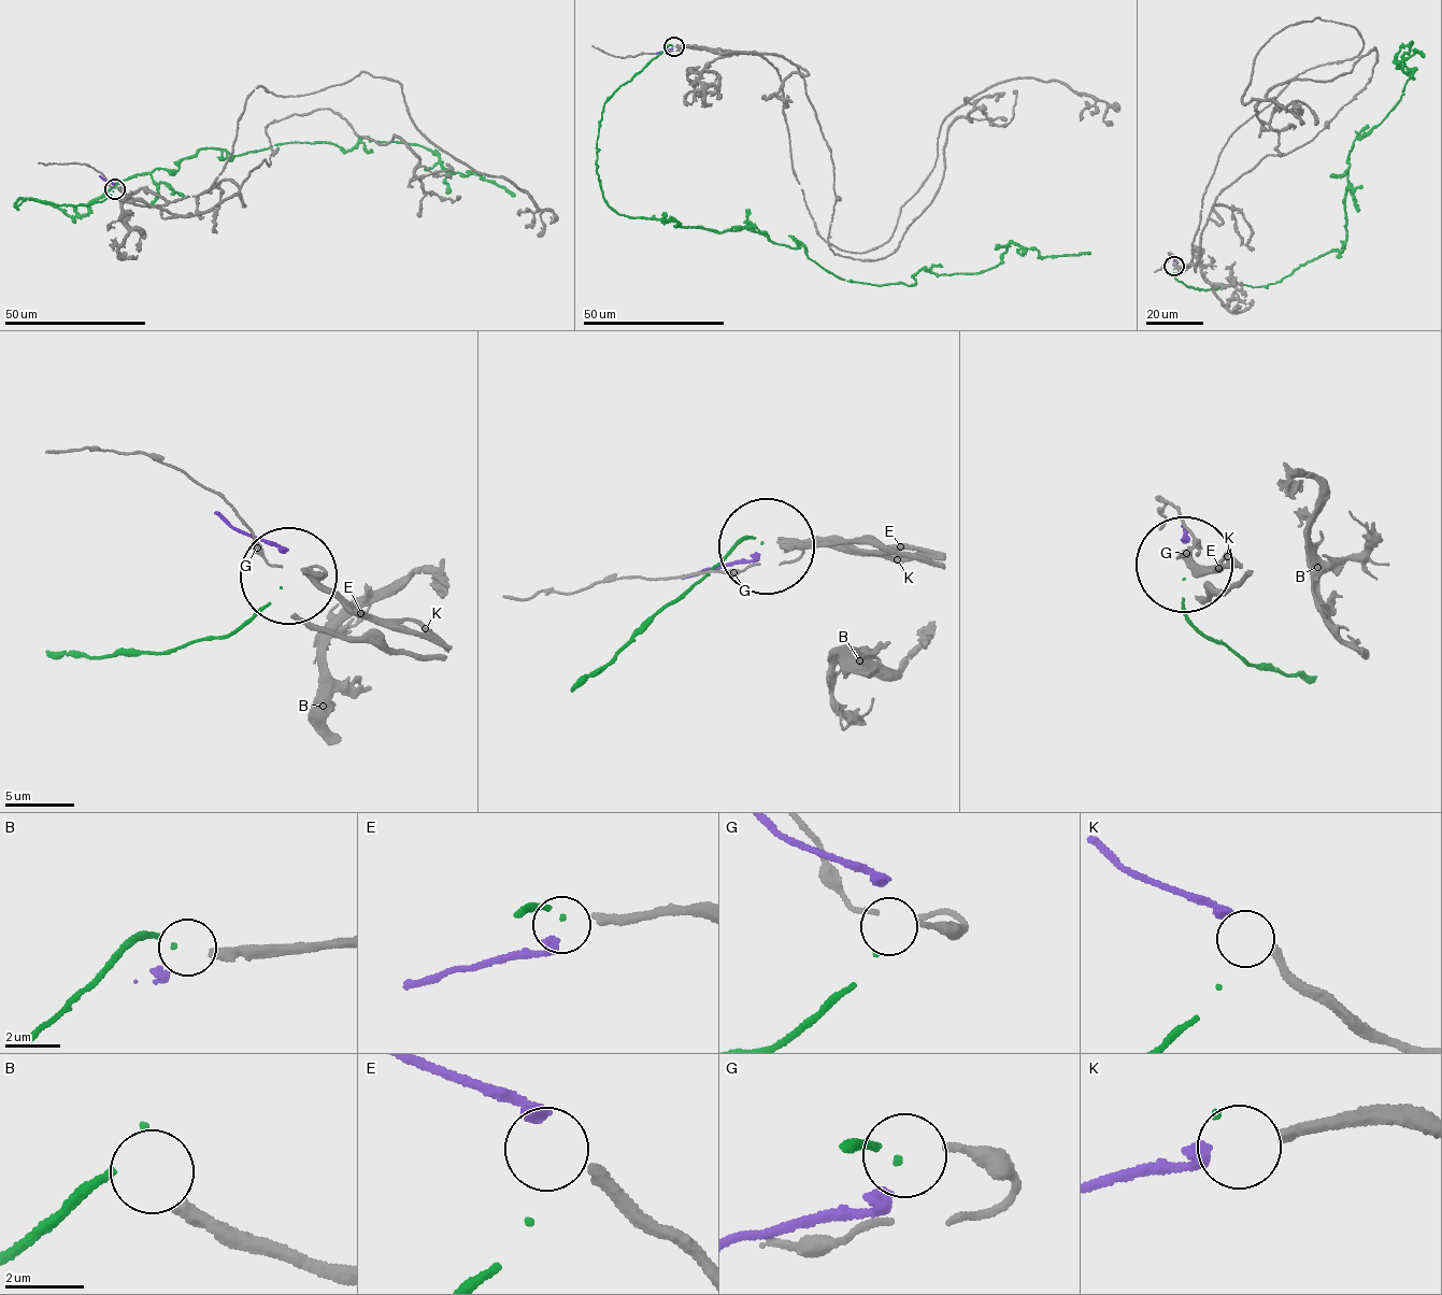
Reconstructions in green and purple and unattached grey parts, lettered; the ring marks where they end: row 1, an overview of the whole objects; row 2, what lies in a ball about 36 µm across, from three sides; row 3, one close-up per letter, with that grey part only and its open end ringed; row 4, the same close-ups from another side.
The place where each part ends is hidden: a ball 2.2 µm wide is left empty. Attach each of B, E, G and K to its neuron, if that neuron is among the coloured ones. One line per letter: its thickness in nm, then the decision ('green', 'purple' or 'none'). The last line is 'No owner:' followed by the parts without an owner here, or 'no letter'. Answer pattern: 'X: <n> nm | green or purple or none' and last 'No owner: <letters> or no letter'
B: 360 nm | none
E: 320 nm | none
G: 240 nm | green
K: 260 nm | purple
No owner: B, E

